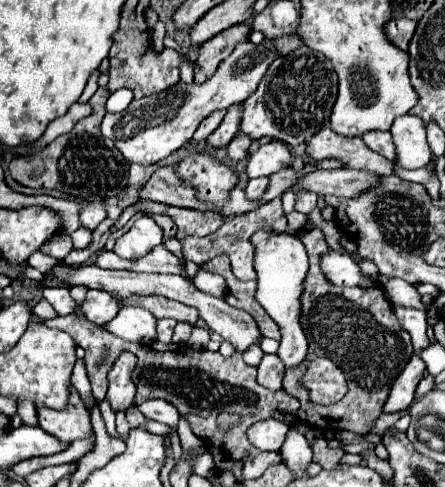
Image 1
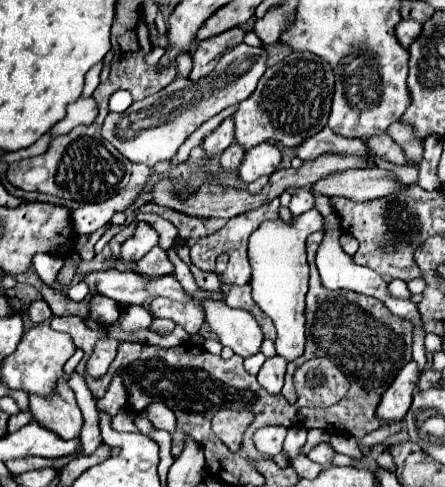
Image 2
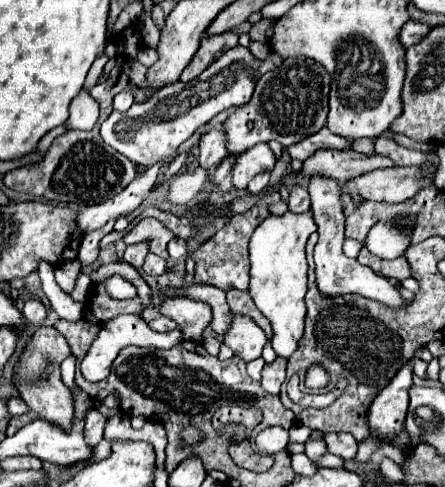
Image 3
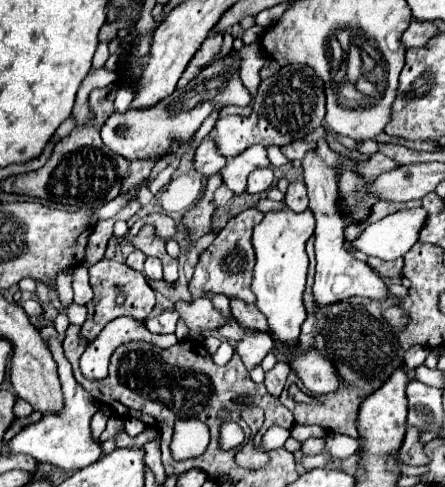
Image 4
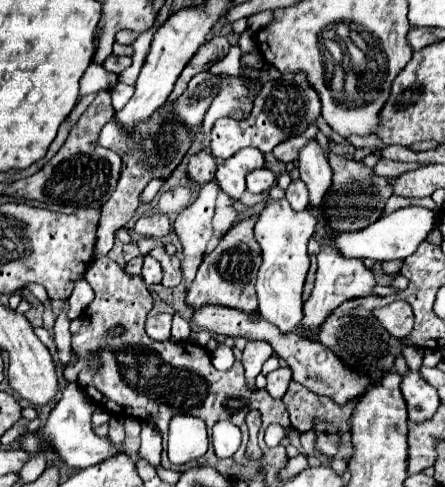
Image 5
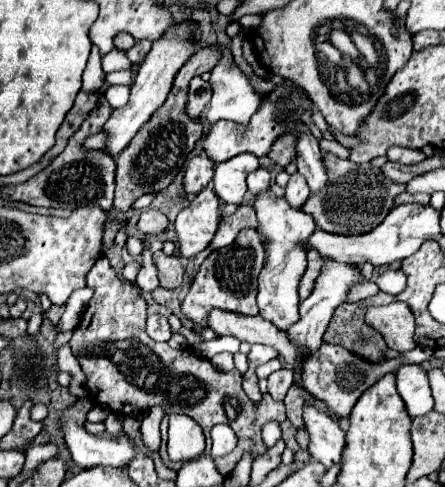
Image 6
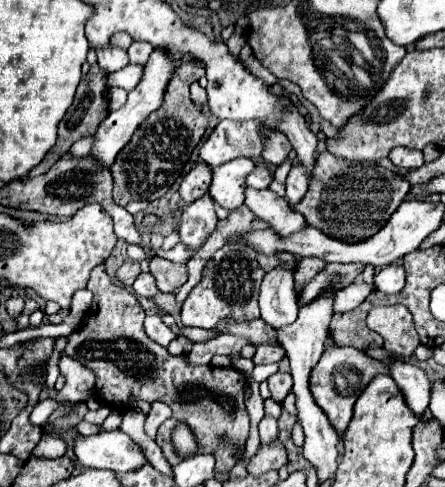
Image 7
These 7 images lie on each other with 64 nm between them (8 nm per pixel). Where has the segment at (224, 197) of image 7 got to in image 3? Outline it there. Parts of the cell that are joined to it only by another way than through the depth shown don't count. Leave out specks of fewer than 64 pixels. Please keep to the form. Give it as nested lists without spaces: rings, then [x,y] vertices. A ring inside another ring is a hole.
[[[256,144],[248,152],[242,152],[236,158],[236,166],[232,170],[232,184],[236,188],[246,188],[248,182],[262,172],[272,172],[276,164],[276,156],[268,144]]]

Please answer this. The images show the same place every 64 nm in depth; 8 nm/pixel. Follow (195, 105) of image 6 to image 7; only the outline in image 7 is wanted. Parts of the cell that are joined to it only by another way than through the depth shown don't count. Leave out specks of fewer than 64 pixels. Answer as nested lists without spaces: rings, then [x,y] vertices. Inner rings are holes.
[[[194,82],[190,86],[190,94],[192,94],[192,102],[196,106],[204,106],[208,102],[208,96],[206,96],[206,88],[202,88],[198,82]]]

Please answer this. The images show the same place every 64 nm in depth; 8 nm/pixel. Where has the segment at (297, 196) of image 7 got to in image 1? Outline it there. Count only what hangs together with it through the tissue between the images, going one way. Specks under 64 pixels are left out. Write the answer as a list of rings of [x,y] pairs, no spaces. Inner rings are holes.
[[[300,192],[298,200],[296,200],[296,210],[308,214],[308,212],[312,212],[316,208],[317,200],[318,197],[313,192]]]

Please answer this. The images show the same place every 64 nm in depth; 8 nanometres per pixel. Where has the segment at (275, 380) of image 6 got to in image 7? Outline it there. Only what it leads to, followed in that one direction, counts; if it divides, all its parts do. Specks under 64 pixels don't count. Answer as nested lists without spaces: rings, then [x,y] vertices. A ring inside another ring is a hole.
[[[276,372],[268,378],[268,386],[270,386],[272,398],[276,402],[282,402],[286,398],[286,394],[290,392],[290,388],[292,388],[292,376],[288,372]]]

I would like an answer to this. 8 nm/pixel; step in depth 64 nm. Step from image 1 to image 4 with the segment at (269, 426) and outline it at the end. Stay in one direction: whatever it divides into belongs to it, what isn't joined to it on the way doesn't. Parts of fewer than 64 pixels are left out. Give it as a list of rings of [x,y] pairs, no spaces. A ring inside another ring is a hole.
[[[270,426],[270,428],[264,432],[264,436],[262,436],[262,448],[264,448],[266,452],[278,450],[278,448],[284,446],[284,442],[286,442],[288,438],[290,438],[290,432],[288,432],[288,430],[284,430],[284,428],[280,428],[280,426]]]

